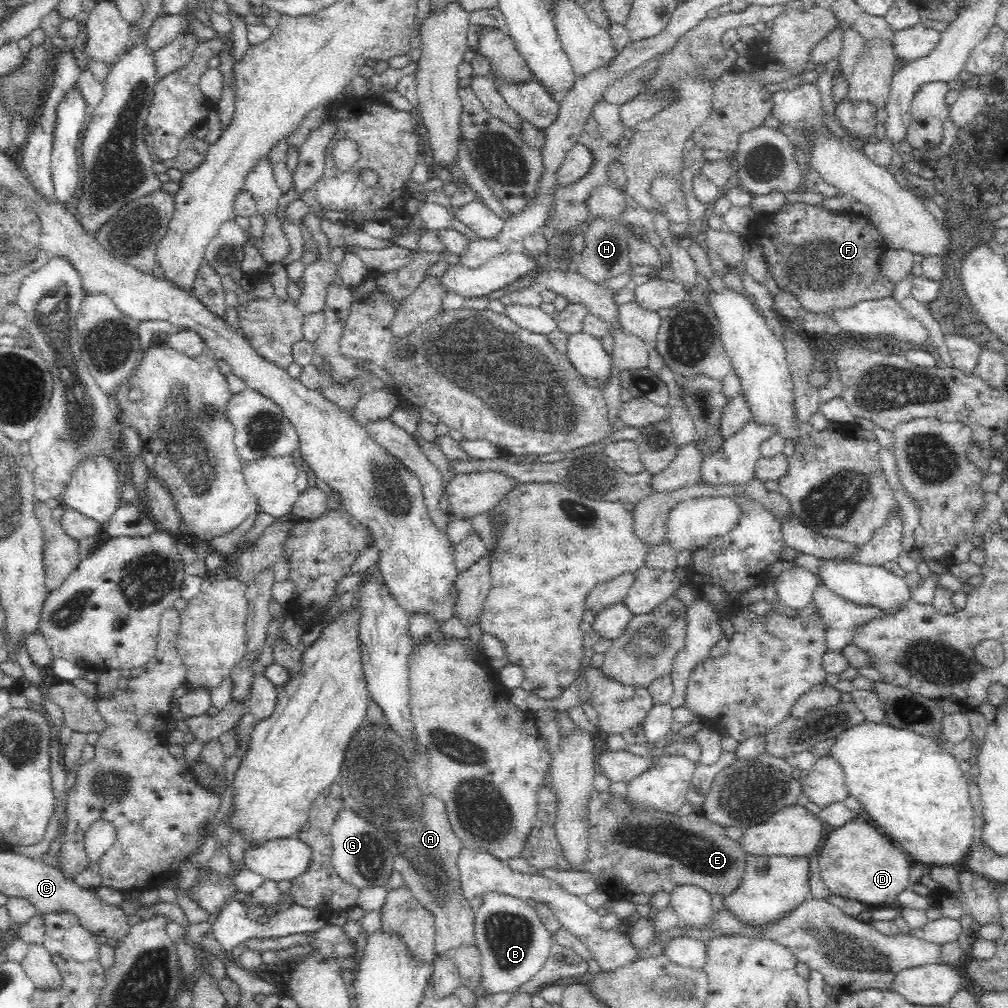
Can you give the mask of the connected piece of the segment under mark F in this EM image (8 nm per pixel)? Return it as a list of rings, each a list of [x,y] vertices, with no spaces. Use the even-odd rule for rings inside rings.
[[[787,201],[778,213],[770,214],[765,220],[773,223],[772,226],[775,227],[771,242],[778,240],[776,247],[772,250],[760,245],[767,262],[768,272],[772,273],[779,291],[791,293],[806,312],[830,314],[836,309],[850,308],[862,300],[892,295],[894,282],[882,276],[879,268],[880,256],[888,246],[866,216],[834,213],[826,211],[826,208],[821,205]]]

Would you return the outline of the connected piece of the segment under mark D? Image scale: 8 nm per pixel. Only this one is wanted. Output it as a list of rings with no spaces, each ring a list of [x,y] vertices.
[[[863,814],[842,827],[834,828],[817,857],[821,880],[831,894],[856,900],[869,908],[895,905],[896,896],[910,887],[908,877],[911,865],[909,855],[884,837]]]

